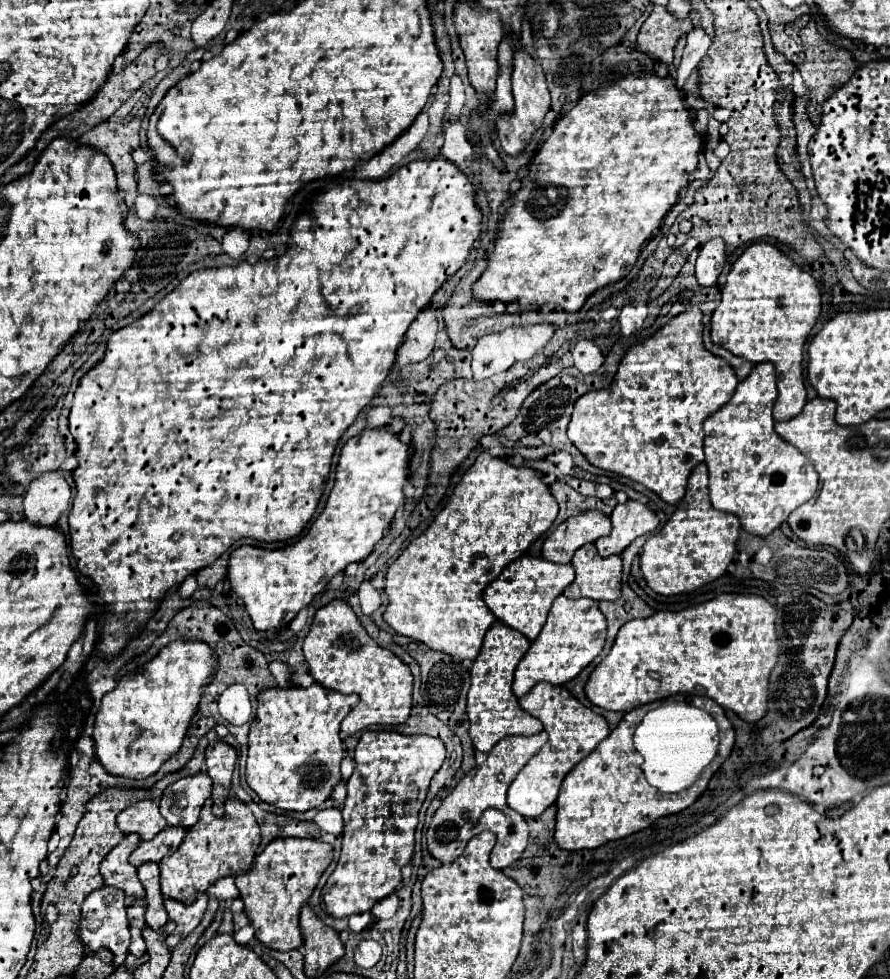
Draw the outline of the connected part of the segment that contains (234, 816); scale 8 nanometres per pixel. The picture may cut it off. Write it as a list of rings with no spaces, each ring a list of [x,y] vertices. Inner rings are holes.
[[[228,797],[224,815],[214,817],[210,801],[202,807],[200,819],[188,829],[180,849],[160,861],[160,885],[162,895],[176,901],[194,901],[198,891],[206,891],[222,877],[236,877],[252,867],[254,855],[260,845],[260,825],[256,823],[250,807],[238,797]]]

